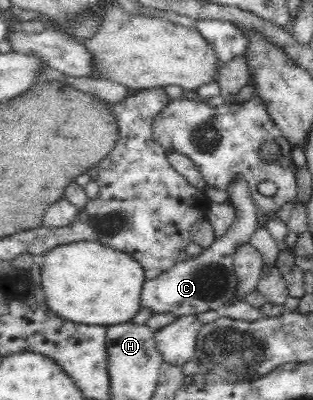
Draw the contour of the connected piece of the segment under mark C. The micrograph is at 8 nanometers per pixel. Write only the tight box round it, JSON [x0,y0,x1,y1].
[139,177,258,317]

